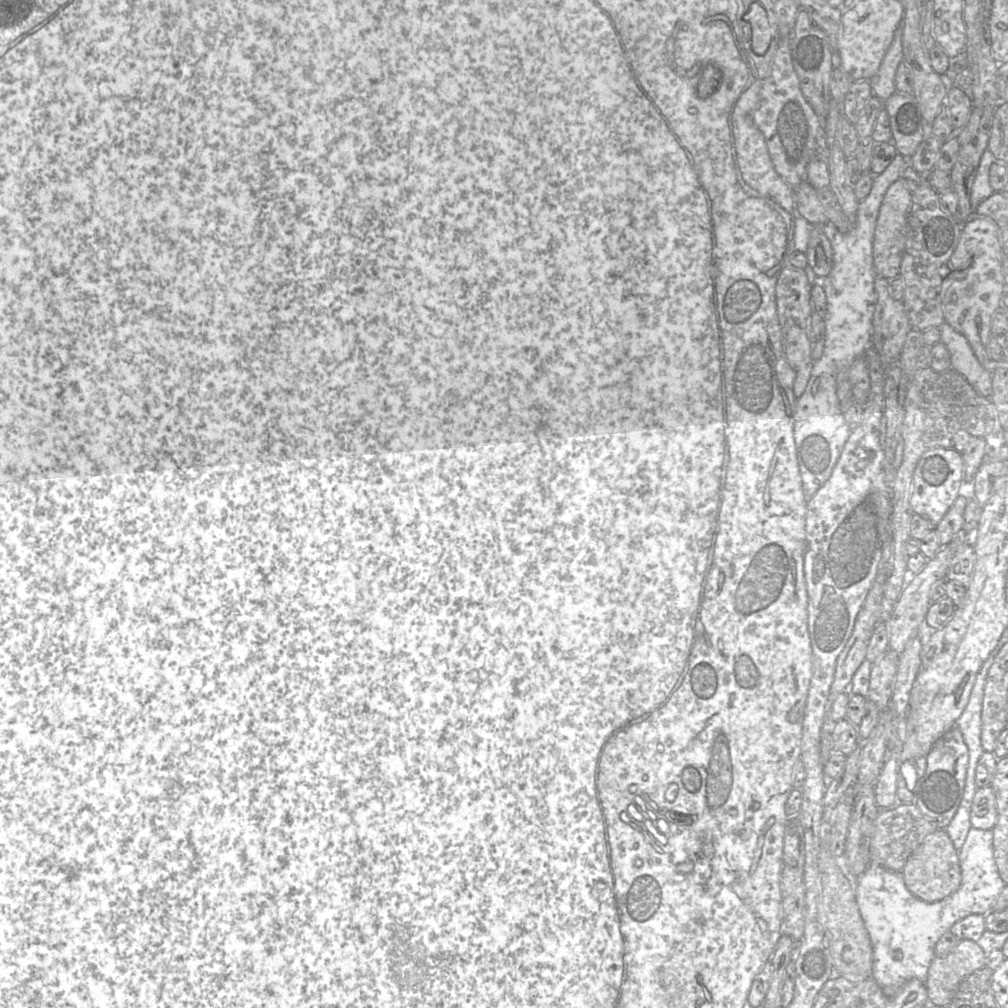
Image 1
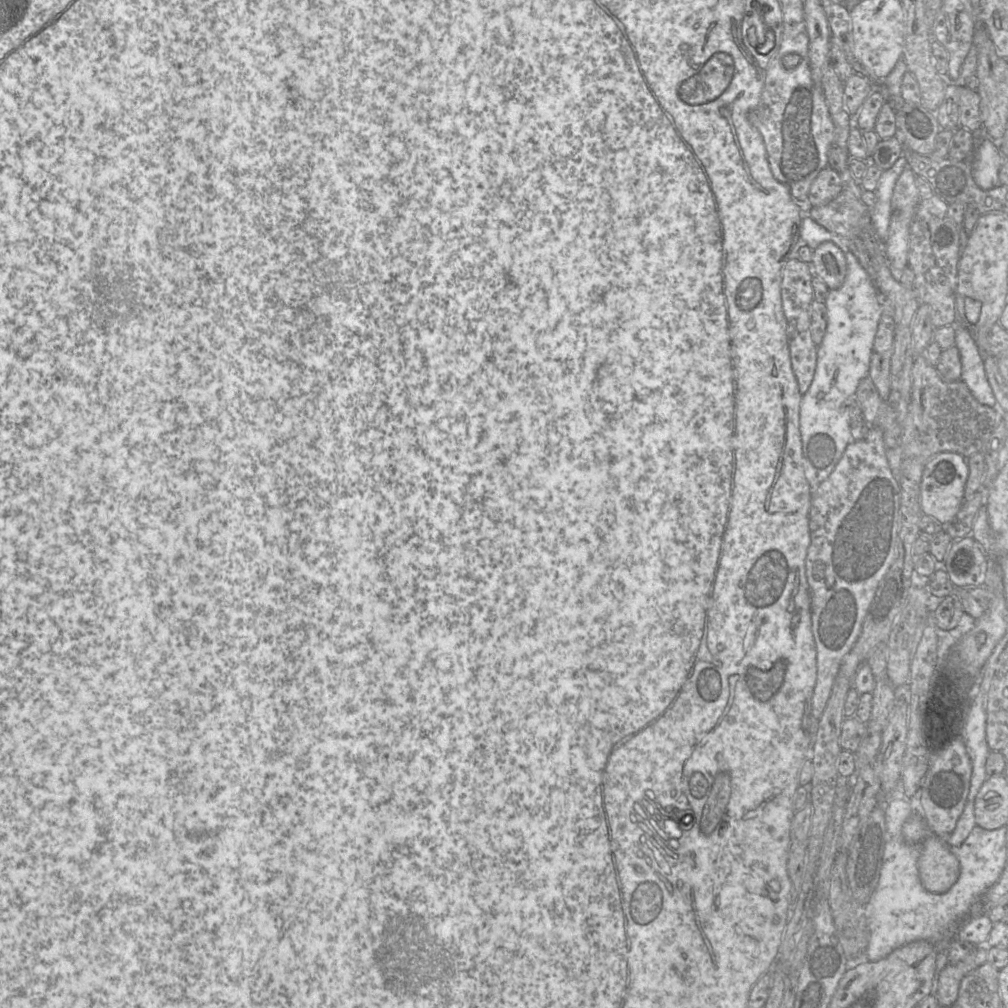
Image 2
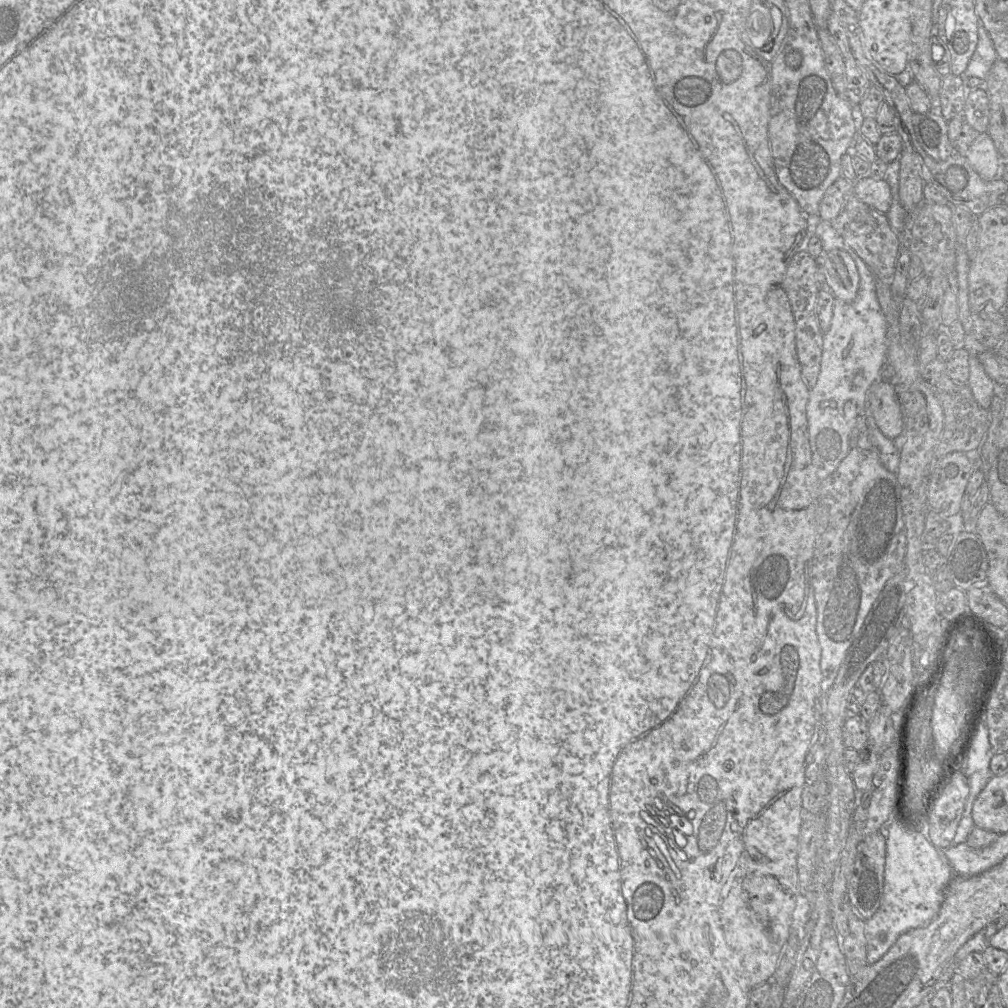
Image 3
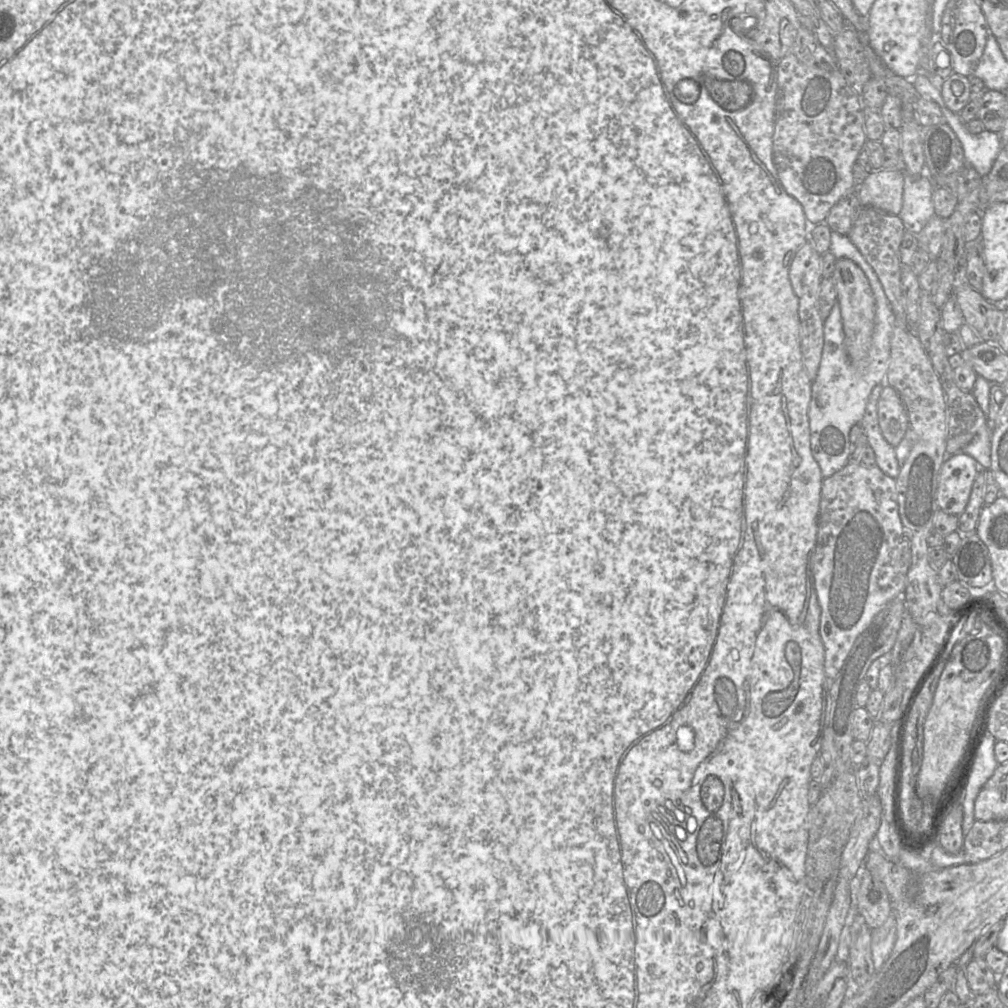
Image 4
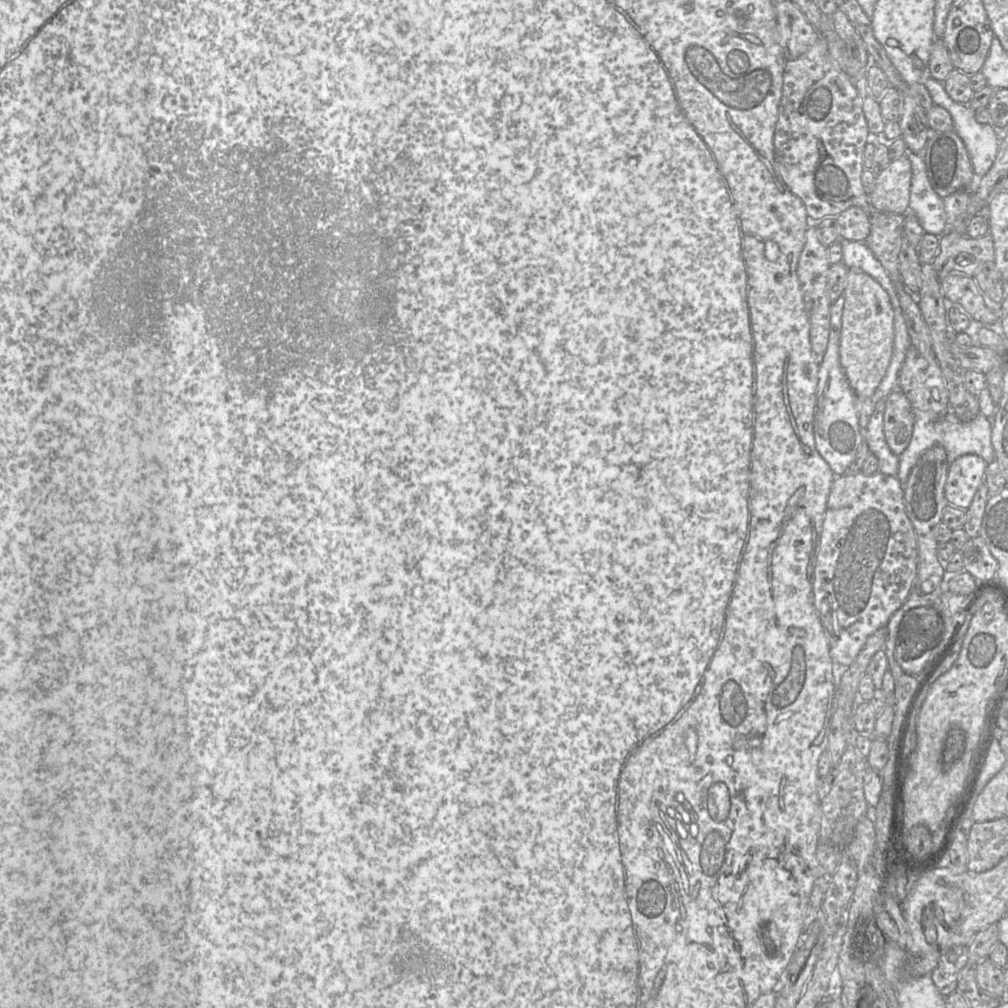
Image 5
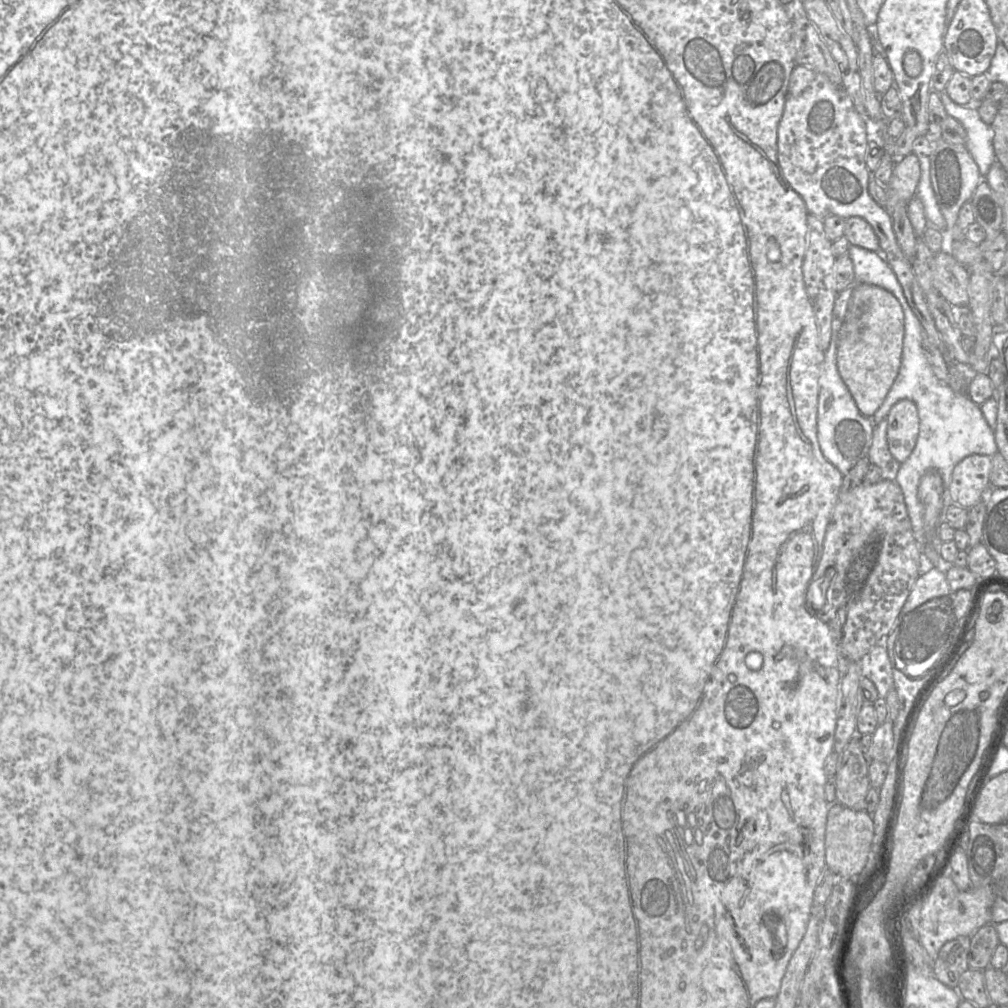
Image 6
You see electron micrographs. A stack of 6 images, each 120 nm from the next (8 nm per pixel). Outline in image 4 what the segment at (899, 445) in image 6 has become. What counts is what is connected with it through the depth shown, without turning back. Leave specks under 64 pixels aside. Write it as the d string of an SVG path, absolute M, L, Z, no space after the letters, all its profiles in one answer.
M882 384L883 390L878 401L878 422L886 441L897 447L904 438L909 426L909 418L898 392L888 384Z

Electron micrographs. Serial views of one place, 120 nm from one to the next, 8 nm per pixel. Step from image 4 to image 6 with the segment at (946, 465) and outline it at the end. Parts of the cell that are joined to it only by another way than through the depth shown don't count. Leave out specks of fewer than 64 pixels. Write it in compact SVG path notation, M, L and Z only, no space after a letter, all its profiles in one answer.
M972 454L961 460L952 472L949 487L952 502L970 509L985 498L989 491L992 458Z

